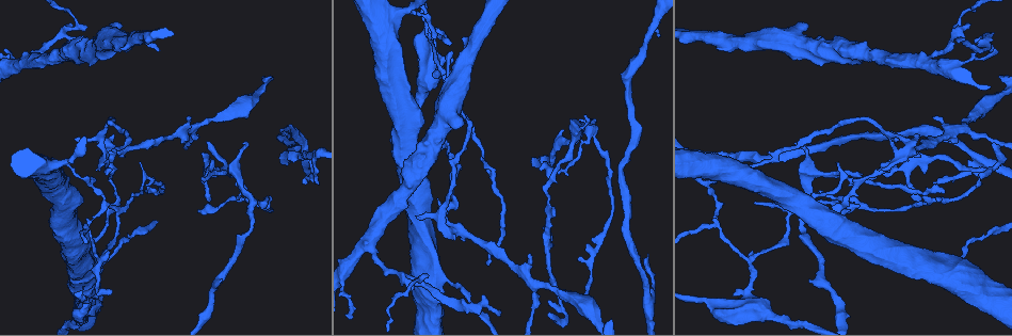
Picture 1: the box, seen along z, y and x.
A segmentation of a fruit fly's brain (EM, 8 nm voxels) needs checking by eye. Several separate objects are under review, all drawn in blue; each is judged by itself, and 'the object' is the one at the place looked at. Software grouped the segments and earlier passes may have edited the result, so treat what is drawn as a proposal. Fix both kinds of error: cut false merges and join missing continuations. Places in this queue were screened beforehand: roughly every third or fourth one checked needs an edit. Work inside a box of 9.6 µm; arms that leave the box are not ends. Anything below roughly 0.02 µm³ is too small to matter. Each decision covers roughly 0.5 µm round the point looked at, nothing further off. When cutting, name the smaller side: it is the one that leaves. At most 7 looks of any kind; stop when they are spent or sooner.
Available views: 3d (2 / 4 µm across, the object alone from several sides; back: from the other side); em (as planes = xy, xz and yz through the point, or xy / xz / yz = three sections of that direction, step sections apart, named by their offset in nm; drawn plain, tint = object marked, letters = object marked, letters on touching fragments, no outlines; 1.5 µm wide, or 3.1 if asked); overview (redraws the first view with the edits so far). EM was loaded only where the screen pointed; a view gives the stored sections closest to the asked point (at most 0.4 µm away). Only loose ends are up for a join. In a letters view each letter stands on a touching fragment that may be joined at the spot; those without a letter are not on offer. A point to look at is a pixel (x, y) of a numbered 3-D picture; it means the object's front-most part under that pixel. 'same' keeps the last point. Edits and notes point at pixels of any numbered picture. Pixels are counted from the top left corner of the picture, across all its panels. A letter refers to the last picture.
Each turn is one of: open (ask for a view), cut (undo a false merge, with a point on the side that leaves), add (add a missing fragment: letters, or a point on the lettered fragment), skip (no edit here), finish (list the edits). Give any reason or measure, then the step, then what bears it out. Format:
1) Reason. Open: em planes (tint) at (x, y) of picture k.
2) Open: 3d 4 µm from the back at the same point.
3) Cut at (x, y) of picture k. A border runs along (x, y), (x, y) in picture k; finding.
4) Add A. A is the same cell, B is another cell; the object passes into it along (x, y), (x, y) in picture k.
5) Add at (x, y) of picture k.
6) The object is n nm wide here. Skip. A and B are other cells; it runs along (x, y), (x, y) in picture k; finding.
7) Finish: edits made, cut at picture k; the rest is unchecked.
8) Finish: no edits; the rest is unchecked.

Thin end. Open: 3d 2 µm at (499, 316) of picture 1.

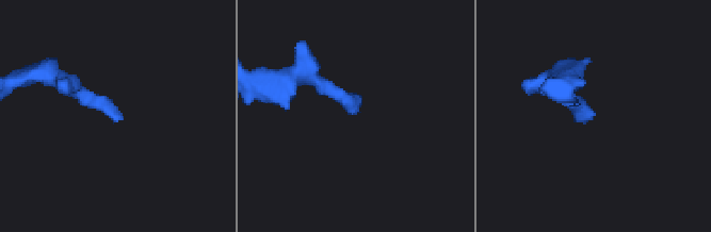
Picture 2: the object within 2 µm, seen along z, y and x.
Shape alone is not enough. Open: em yz step 4 (tint) at (122, 119) of picture 2.

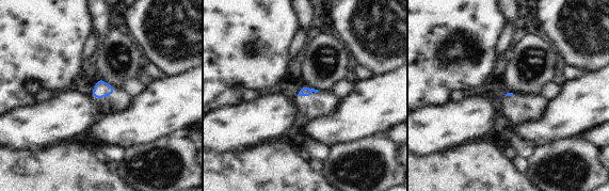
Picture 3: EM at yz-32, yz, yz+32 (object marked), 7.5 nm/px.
Cut it another way. Open: em planes (letters) at the same point.

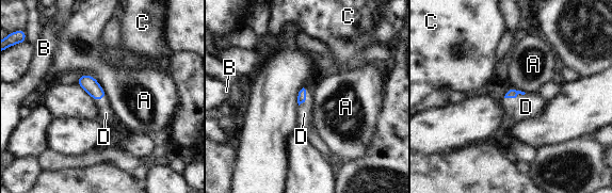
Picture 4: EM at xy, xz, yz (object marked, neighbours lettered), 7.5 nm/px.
Add D. D is the same cell, A, B and C are other cells; the neuron continues.

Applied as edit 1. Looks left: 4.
Two arms in line, one across. Open: em planes (plain) at (533, 287) of picture 1.

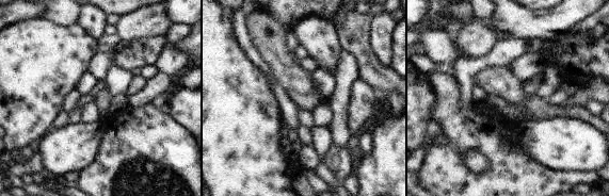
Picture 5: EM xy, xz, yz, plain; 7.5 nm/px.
See the neighbours. Open: em planes (letters) at the same point.

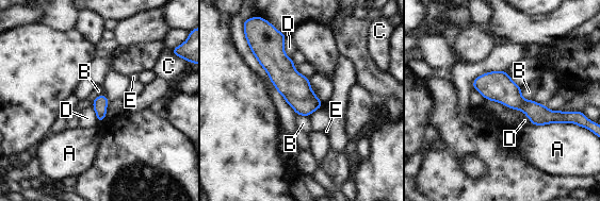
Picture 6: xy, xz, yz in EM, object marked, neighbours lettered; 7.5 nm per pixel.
Skip. A, B, C, D and E are other cells; a border runs along (521, 87), (521, 95), (532, 100) in picture 6; all the same neuron.

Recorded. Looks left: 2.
Arms part here. Open: em planes (letters) at (428, 34) of picture 1.

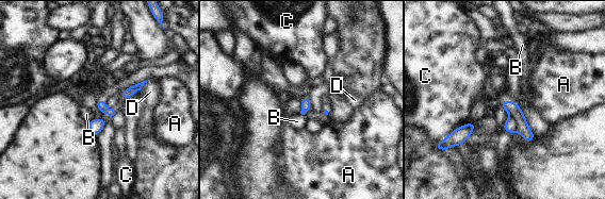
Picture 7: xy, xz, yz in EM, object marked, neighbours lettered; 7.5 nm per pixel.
The object is 80 nm wide here; the longest contact is with C, 280 nm. Cut at (514, 111) of picture 7. A, B, C and D are other cells; two neurons meet here.

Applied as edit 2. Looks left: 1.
Finish: edits made, add at picture 4, cut at picture 7; the rest is unchecked.

